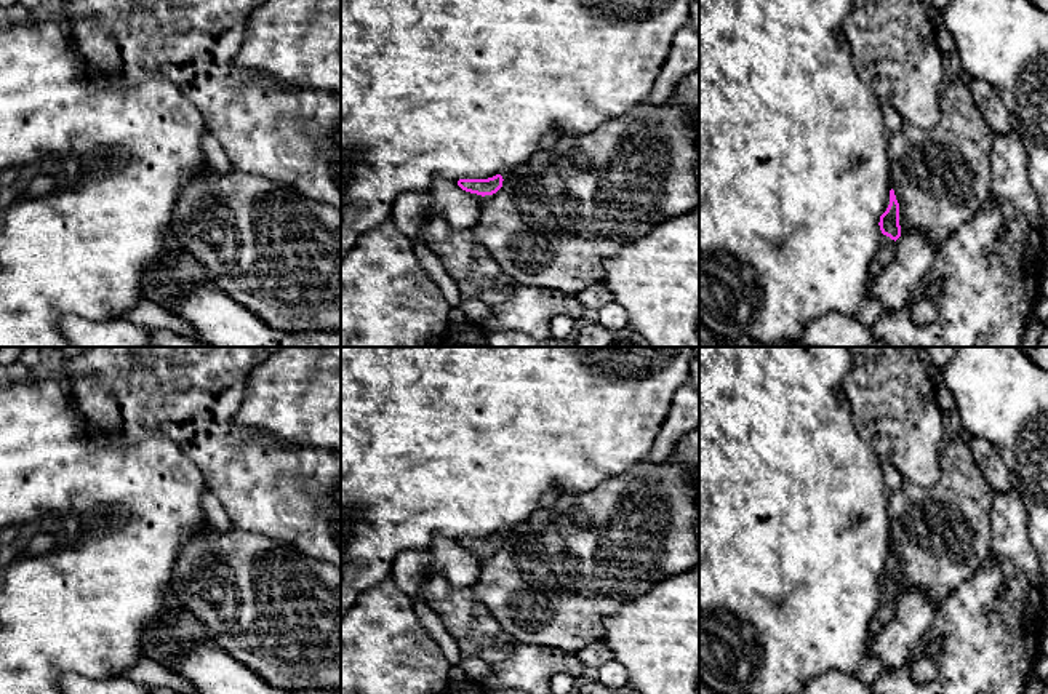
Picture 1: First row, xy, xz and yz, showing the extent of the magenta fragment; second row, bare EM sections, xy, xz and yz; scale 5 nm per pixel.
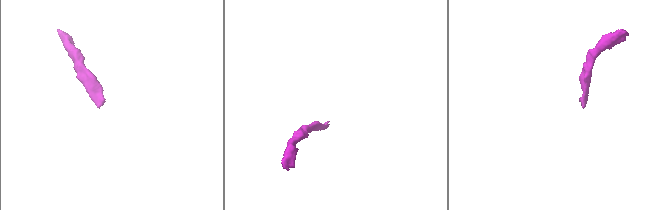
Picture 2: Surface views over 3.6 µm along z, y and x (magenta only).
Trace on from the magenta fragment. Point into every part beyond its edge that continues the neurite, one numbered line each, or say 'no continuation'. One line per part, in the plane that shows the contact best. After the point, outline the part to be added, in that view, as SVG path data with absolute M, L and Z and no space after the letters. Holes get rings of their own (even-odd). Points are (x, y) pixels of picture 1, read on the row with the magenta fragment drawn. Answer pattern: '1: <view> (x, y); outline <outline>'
1: yz (885, 253); outline M882 233L880 248L870 264L870 272L867 280L869 289L872 288L874 281L880 275L880 272L885 269L885 265L893 259L894 251L896 251L896 241Z

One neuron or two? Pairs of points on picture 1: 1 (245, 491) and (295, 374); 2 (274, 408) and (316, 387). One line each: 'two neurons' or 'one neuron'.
1: two neurons
2: one neuron

